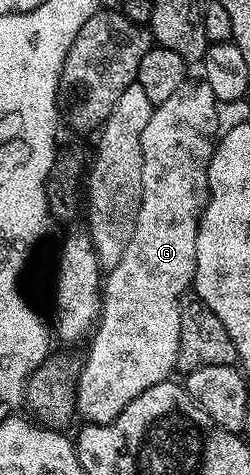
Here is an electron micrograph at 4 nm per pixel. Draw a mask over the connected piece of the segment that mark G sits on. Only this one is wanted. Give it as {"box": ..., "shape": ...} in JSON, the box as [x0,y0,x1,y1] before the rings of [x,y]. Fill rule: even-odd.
{"box":[76,79,218,425],"shape":[[[187,79],[179,87],[179,91],[173,92],[168,99],[163,99],[163,103],[159,103],[153,110],[151,119],[147,119],[147,123],[143,127],[143,135],[141,136],[141,146],[143,147],[143,199],[141,200],[142,211],[137,217],[137,224],[133,227],[133,234],[125,248],[123,259],[119,259],[119,263],[115,263],[113,269],[108,270],[103,277],[103,296],[101,298],[101,315],[96,322],[95,328],[91,333],[91,340],[88,342],[89,354],[85,357],[85,366],[80,366],[79,372],[76,374],[77,383],[77,407],[76,412],[82,422],[90,425],[106,425],[111,423],[119,415],[119,411],[123,411],[123,407],[127,407],[127,403],[131,403],[131,399],[135,399],[135,395],[143,395],[143,391],[147,391],[147,387],[155,387],[159,383],[170,380],[171,374],[177,369],[177,352],[179,351],[179,331],[181,330],[181,310],[183,302],[181,296],[186,292],[190,292],[193,276],[195,275],[195,239],[199,231],[199,223],[201,222],[201,214],[205,211],[205,202],[209,200],[209,164],[211,163],[211,155],[215,138],[218,136],[217,131],[217,103],[215,95],[211,91],[211,87],[207,87],[207,83],[203,79]]]}

